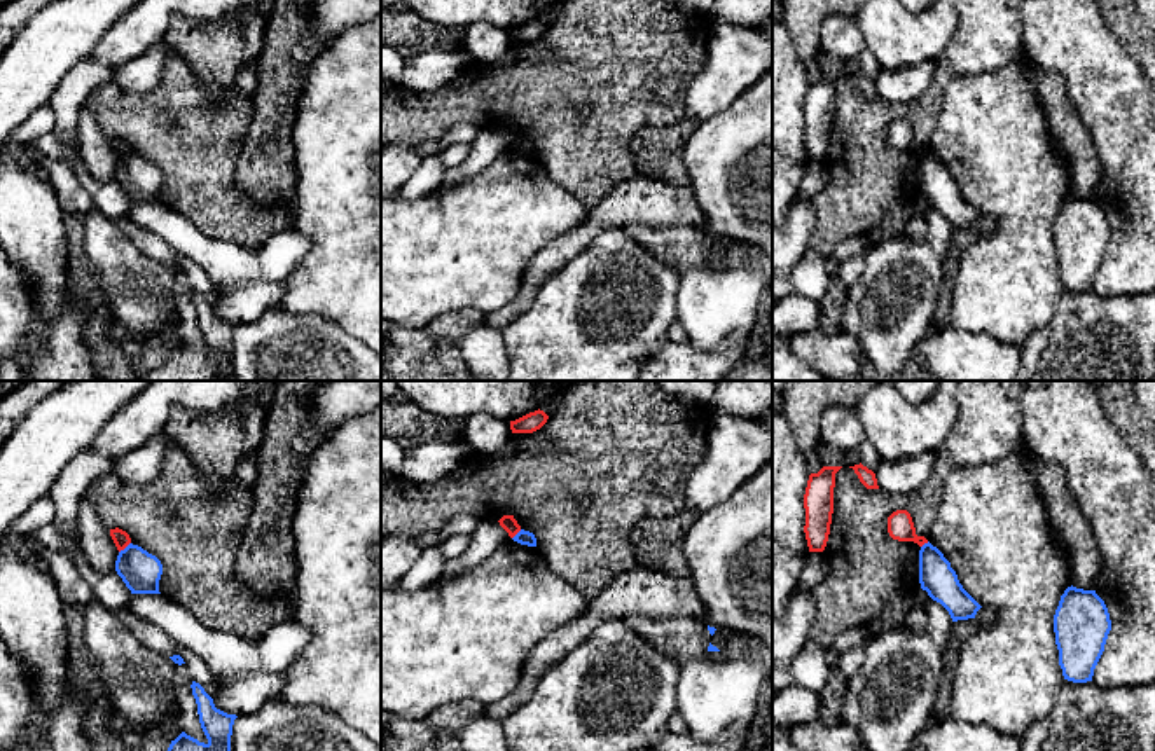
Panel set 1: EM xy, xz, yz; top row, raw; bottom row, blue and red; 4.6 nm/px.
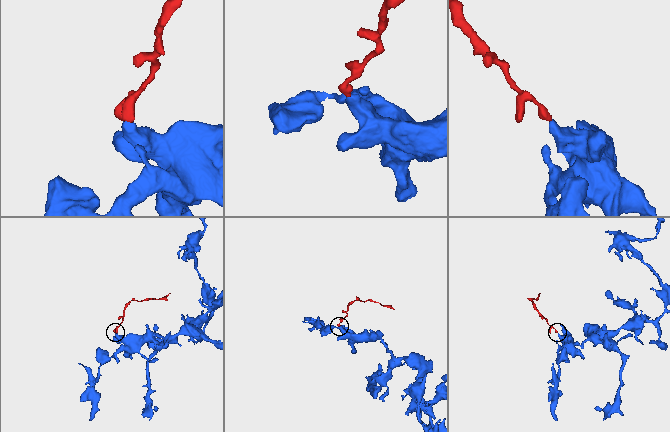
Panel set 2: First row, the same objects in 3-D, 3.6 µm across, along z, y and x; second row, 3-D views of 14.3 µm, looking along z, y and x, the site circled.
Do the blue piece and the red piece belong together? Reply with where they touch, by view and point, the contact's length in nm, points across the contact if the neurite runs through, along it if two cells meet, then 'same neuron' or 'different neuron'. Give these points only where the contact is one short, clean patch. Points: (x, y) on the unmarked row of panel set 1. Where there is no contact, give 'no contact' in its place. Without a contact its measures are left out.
meets blue in xy at (126, 156); contact 80 nm long; border along xy (130, 151), (119, 161); different neuron

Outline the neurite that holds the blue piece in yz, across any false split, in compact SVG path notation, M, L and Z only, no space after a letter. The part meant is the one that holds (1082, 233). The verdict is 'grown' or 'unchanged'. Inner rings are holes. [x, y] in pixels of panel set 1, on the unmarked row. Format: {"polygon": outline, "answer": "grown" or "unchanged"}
{"polygon": "M1073 194L1064 199L1054 224L1055 253L1064 288L1092 290L1110 239L1108 217L1096 199Z", "answer": "unchanged"}

